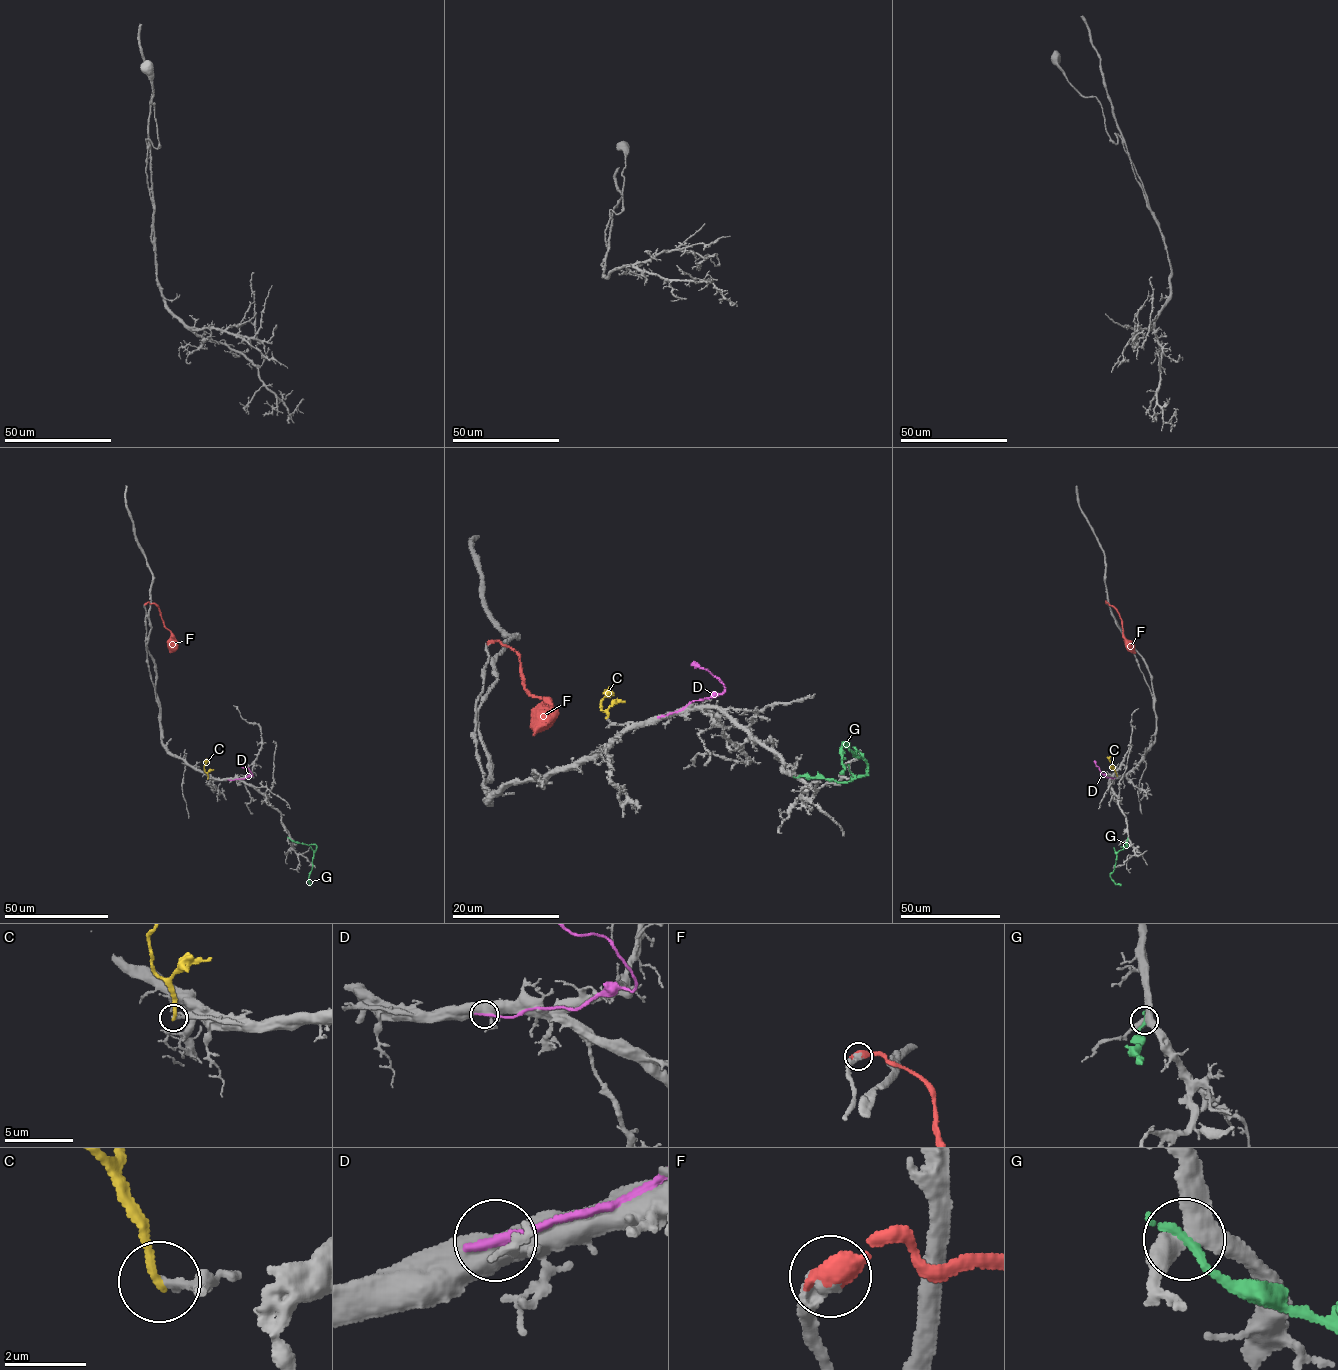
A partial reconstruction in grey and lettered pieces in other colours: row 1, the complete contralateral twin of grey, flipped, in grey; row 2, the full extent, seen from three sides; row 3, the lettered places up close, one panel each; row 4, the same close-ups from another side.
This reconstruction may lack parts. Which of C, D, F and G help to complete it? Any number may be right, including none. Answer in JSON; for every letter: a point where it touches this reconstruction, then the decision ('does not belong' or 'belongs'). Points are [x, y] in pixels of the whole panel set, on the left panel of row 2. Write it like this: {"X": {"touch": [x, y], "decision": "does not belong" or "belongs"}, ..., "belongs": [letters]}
{"C": {"touch": [208, 779], "decision": "does not belong"}, "D": {"touch": [229, 779], "decision": "does not belong"}, "F": {"touch": [145, 604], "decision": "belongs"}, "G": {"touch": [289, 838], "decision": "does not belong"}, "belongs": ["F"]}

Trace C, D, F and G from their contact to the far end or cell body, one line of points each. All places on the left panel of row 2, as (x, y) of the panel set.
C: (208, 779), (204, 766), (207, 758)
D: (229, 779), (252, 776), (237, 762)
F: (145, 604), (149, 602), (158, 606), (164, 626), (171, 632), (169, 652)
G: (289, 838), (315, 845), (309, 884)

